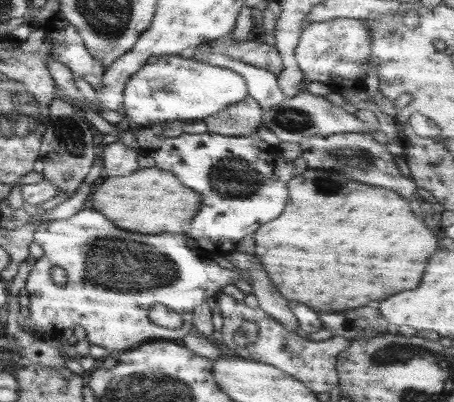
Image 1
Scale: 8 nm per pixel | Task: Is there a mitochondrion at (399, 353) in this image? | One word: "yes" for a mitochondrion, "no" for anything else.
yes

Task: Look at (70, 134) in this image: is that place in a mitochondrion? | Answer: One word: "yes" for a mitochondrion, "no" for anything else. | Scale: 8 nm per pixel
yes

